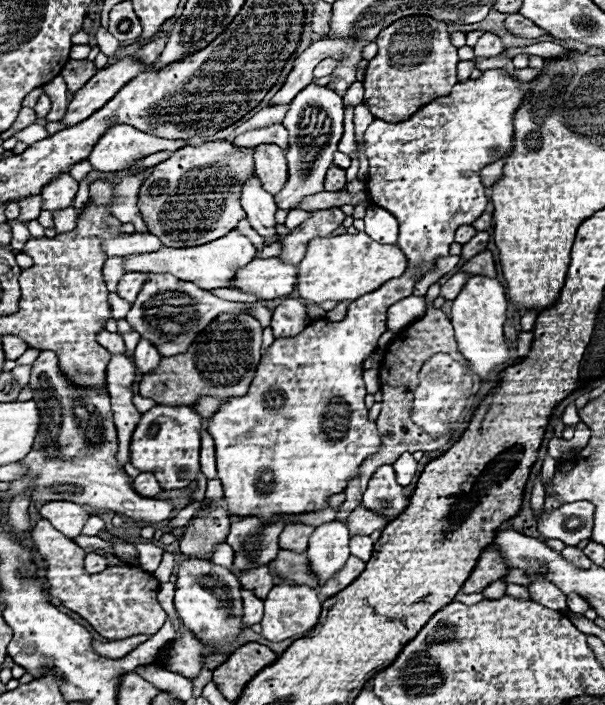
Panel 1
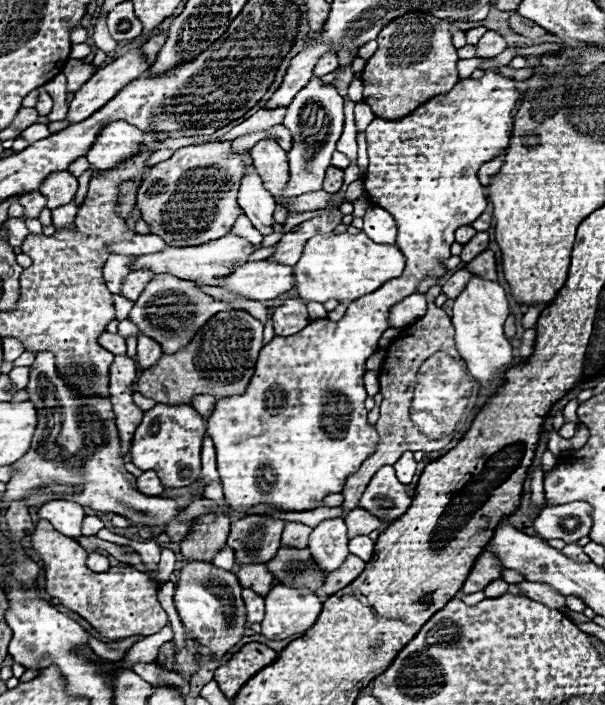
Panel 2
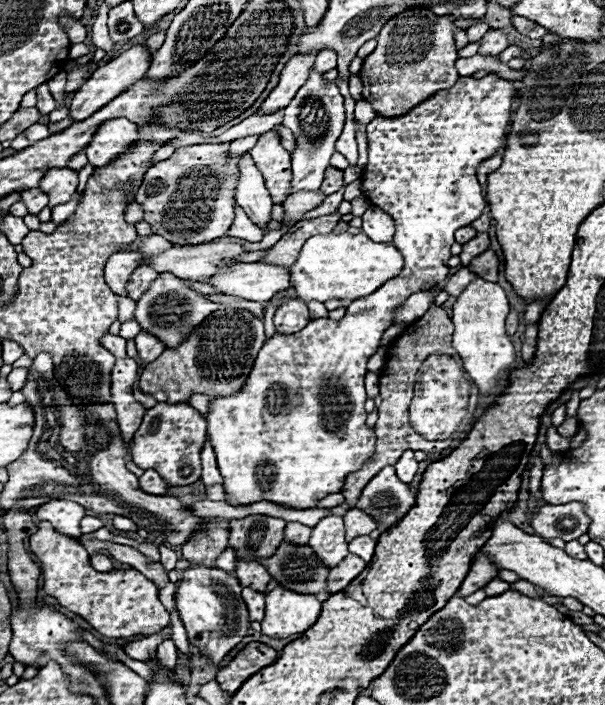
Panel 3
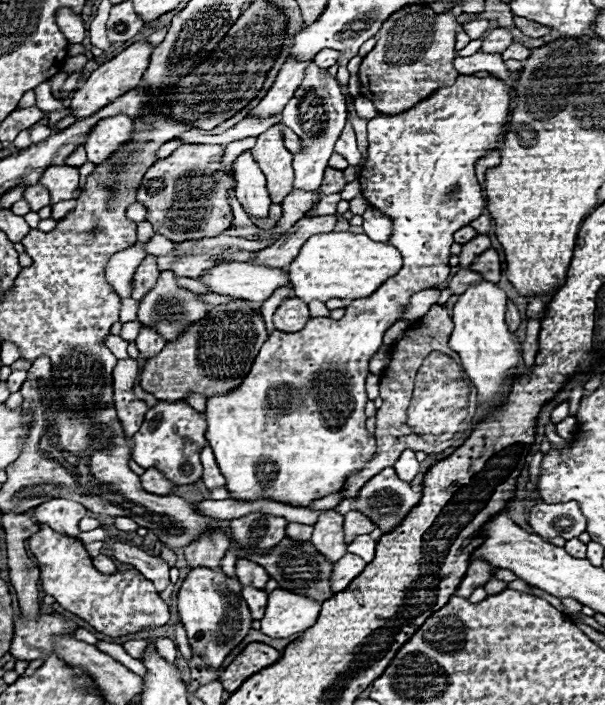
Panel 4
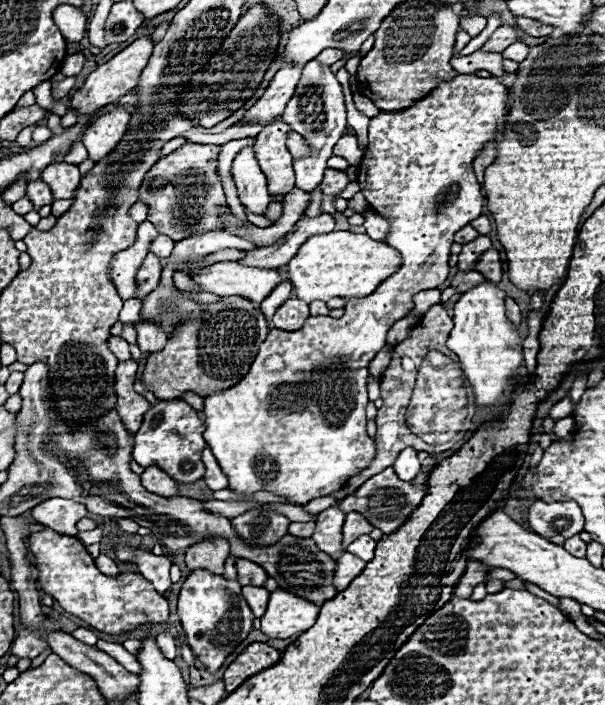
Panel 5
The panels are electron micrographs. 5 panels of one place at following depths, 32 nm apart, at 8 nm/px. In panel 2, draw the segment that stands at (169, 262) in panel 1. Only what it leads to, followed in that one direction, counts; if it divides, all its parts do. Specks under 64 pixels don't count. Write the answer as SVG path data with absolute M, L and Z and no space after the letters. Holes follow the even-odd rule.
M226 234L218 240L200 244L200 246L190 246L190 248L164 248L162 252L156 254L144 254L144 256L136 256L130 264L132 270L152 270L152 272L170 272L182 280L190 280L196 282L198 286L218 286L220 278L228 276L228 270L234 270L236 266L242 266L248 262L250 254L254 252L254 248L250 246L250 242L242 236L236 234Z

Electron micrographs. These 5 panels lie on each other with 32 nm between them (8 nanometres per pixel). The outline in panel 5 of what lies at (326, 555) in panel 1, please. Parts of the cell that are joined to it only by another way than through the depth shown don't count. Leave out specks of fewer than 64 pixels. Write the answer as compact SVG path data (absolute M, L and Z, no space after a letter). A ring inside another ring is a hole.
M338 506L322 510L316 518L316 530L312 534L316 546L334 560L338 560L344 554L344 548L342 548L342 520L344 520L344 516L346 514L342 514L342 510L338 510Z

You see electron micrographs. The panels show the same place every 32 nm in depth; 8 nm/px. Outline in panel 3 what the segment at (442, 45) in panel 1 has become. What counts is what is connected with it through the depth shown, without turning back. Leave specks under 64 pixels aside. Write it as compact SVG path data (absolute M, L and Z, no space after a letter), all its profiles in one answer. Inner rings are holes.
M410 8L384 24L376 36L376 50L364 60L360 78L364 84L364 100L372 104L378 116L396 118L410 112L426 98L448 90L458 80L456 48L454 48L454 18L434 16L424 8Z

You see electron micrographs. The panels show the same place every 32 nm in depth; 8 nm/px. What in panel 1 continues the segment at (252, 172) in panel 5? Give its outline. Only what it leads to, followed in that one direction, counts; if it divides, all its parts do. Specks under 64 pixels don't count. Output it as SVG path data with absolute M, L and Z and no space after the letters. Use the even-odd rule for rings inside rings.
M256 176L250 178L250 182L244 186L240 202L242 202L242 208L246 210L250 226L264 240L274 238L276 236L276 220L274 220L276 204L274 204L274 196L270 196L268 192L262 190Z

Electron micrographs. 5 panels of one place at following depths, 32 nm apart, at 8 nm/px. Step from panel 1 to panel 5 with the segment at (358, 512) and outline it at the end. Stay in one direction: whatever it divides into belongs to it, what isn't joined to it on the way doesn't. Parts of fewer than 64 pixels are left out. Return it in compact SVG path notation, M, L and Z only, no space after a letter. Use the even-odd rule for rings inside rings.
M348 512L346 514L346 522L344 522L344 548L354 542L358 536L362 534L370 534L374 530L374 526L358 512Z

